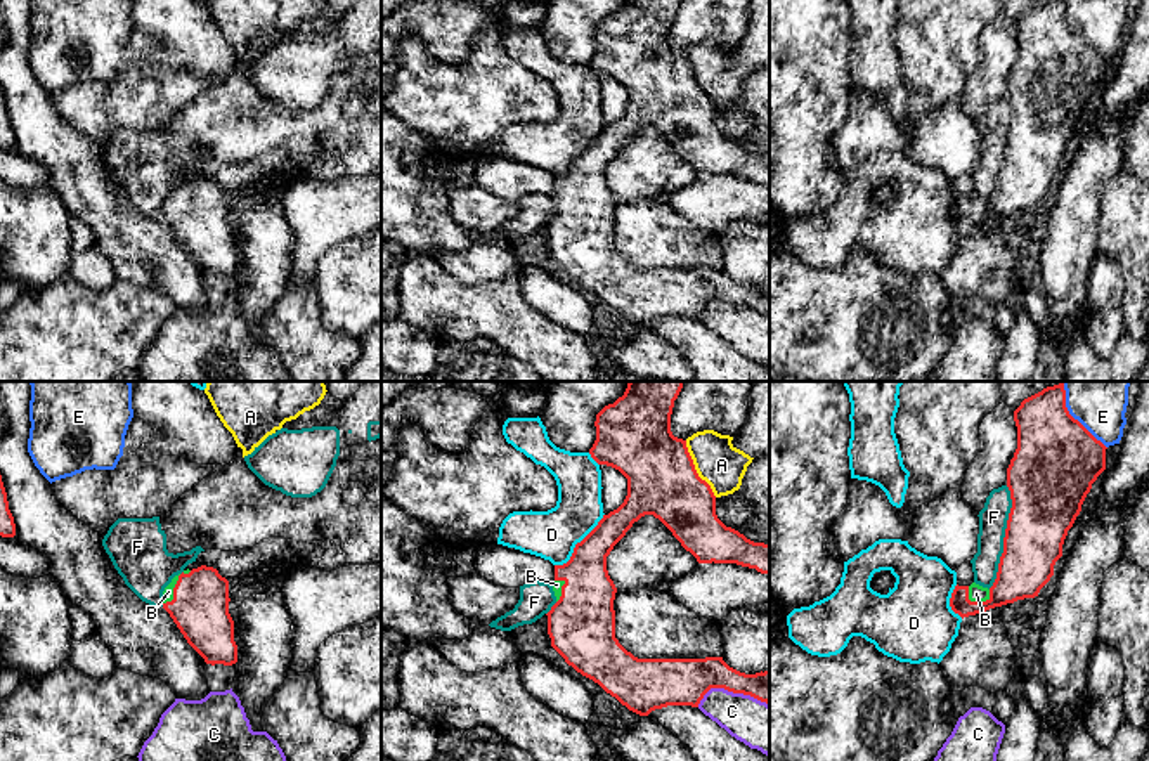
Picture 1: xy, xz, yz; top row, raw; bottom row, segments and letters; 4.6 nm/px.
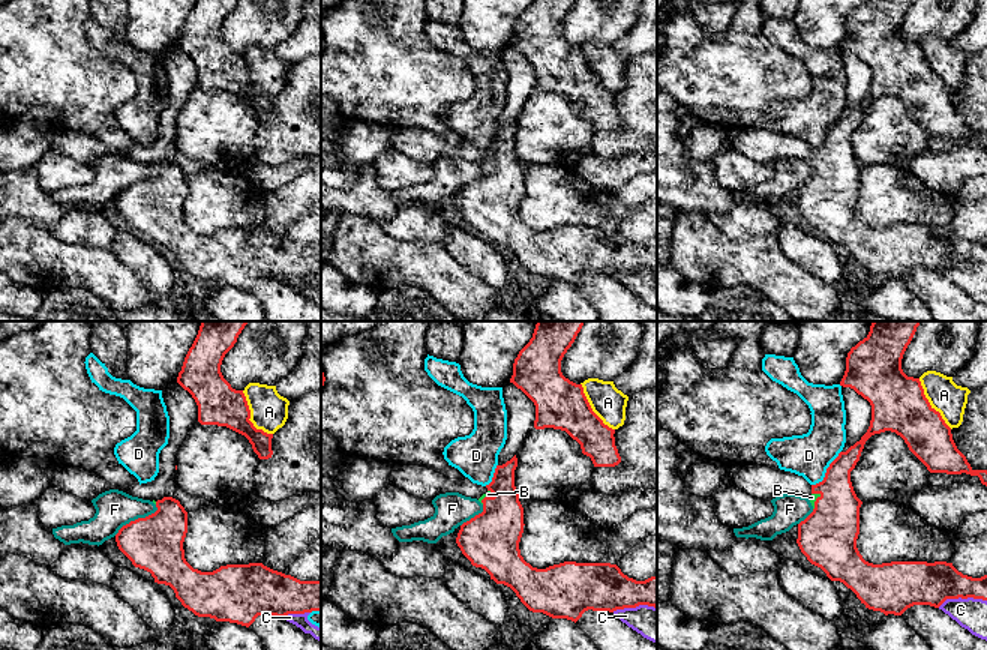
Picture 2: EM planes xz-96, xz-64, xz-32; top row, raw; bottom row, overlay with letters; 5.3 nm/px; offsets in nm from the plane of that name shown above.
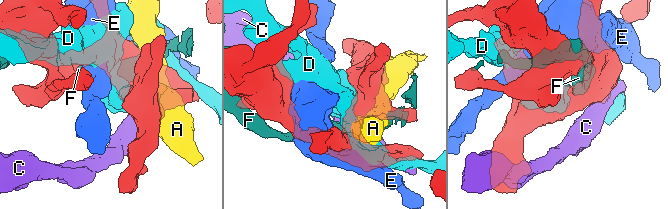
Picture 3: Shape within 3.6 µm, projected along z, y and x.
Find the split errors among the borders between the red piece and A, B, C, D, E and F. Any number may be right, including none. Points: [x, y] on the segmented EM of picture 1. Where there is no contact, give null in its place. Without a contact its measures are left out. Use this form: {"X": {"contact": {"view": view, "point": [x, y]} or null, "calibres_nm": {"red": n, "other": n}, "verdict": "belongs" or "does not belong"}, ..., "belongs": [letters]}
{"A": {"contact": {"view": "xz", "point": [694, 468]}, "calibres_nm": {"red": 320, "other": 200}, "verdict": "does not belong"}, "B": {"contact": {"view": "xy", "point": [175, 586]}, "calibres_nm": {"red": 260, "other": 50}, "verdict": "belongs"}, "C": {"contact": {"view": "xz", "point": [732, 690]}, "calibres_nm": {"red": 220, "other": 220}, "verdict": "does not belong"}, "D": {"contact": {"view": "xz", "point": [577, 543]}, "calibres_nm": {"red": 240, "other": 220}, "verdict": "does not belong"}, "E": {"contact": {"view": "yz", "point": [1071, 416]}, "calibres_nm": {"red": 400, "other": 300}, "verdict": "does not belong"}, "F": {"contact": {"view": "yz", "point": [1004, 538]}, "calibres_nm": {"red": 320, "other": 130}, "verdict": "does not belong"}, "belongs": ["B"]}

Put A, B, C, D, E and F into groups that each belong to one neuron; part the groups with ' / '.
A / B / C / D / E / F

